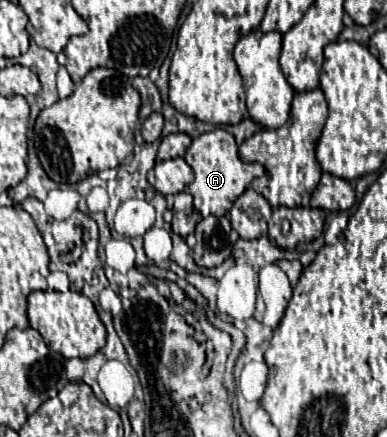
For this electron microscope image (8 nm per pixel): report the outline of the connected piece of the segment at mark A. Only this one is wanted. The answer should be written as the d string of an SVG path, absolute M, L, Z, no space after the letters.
M216 128L194 138L190 148L186 150L184 160L194 170L194 182L188 186L188 192L194 198L192 204L204 218L210 214L224 216L232 208L232 202L252 184L252 180L264 176L262 164L242 162L238 158L238 144L234 142L234 136L222 128Z

